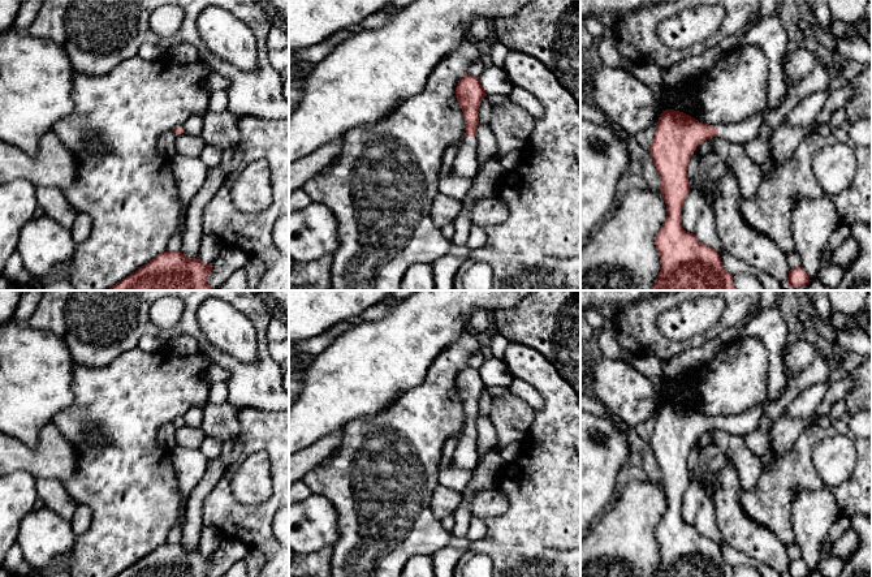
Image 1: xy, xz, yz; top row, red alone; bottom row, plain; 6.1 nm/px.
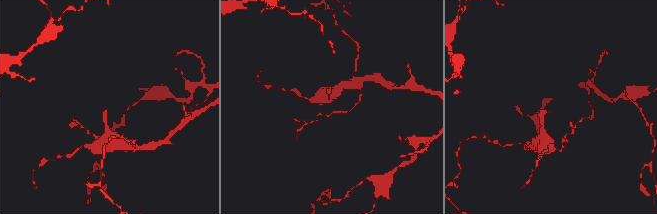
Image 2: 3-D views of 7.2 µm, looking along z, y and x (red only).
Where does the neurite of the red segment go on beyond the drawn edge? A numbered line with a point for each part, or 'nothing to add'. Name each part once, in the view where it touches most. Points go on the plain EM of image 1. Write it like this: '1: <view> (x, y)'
1: xz (465, 456)

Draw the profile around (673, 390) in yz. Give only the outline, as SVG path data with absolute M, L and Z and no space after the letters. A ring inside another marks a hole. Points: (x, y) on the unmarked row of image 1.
M662 376L661 392L666 400L683 404L694 410L698 410L700 408L698 399L688 392L688 389L683 386L682 379Z

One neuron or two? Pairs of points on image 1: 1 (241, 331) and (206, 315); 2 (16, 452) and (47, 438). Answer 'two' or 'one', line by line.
1: one
2: one

